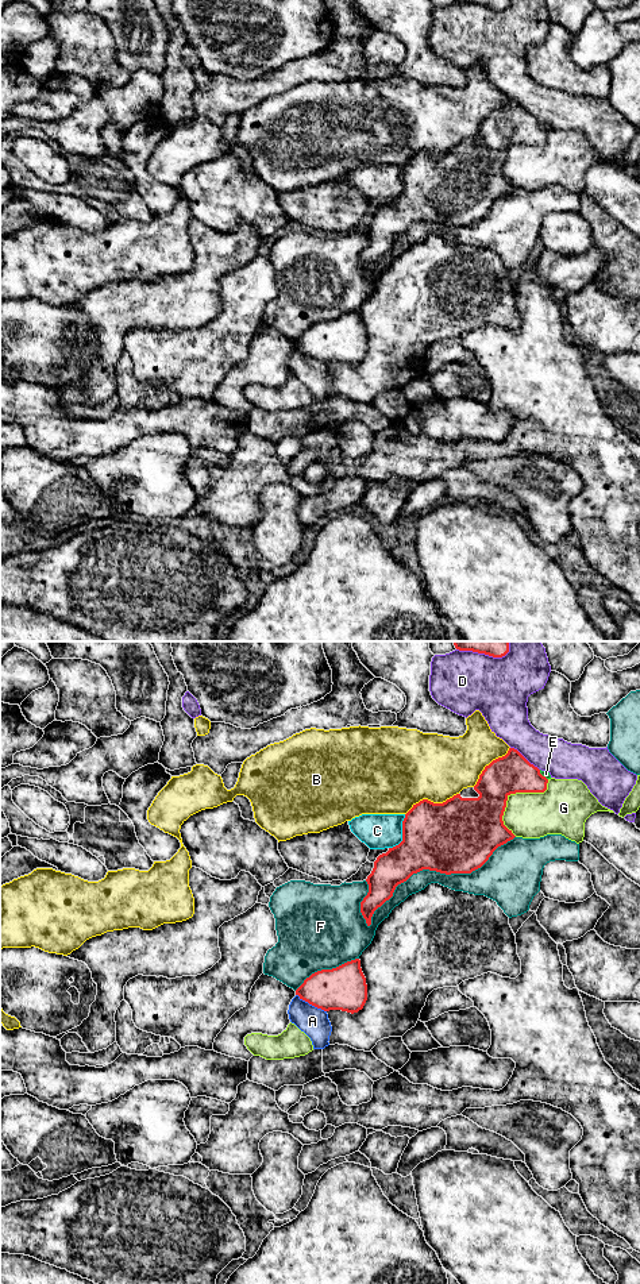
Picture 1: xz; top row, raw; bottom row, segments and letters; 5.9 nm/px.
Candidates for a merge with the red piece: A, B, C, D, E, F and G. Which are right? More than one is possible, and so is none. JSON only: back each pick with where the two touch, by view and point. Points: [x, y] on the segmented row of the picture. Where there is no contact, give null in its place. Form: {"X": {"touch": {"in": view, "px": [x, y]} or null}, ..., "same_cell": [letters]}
{"same_cell": []}

